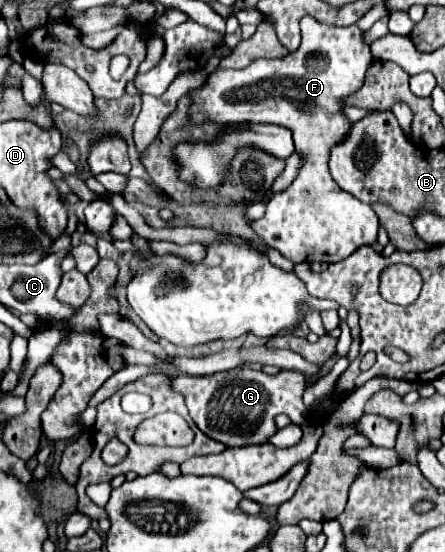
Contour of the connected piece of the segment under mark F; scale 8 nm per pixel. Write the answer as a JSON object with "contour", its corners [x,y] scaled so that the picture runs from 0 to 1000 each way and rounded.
{"contour":[[[703,29],[676,33],[676,83],[645,98],[640,105],[609,105],[609,109],[573,109],[564,120],[546,127],[483,127],[479,134],[465,138],[461,152],[438,163],[434,174],[434,196],[429,196],[429,217],[434,221],[456,221],[474,217],[488,225],[510,225],[510,221],[604,221],[604,225],[627,225],[640,228],[658,239],[663,250],[663,268],[667,275],[685,279],[685,297],[672,308],[672,319],[658,326],[658,333],[618,351],[609,366],[600,370],[596,391],[587,399],[564,402],[560,409],[569,420],[591,431],[609,449],[627,453],[640,467],[654,475],[762,475],[780,467],[793,453],[811,446],[834,446],[847,435],[852,420],[852,402],[834,373],[820,373],[816,366],[802,366],[789,351],[775,351],[766,344],[735,304],[735,286],[744,264],[766,257],[775,243],[784,239],[789,221],[762,203],[771,192],[766,178],[784,174],[789,167],[807,163],[816,152],[820,127],[834,112],[834,94],[829,83],[811,69],[811,54],[793,47],[730,47],[712,40]]]}

